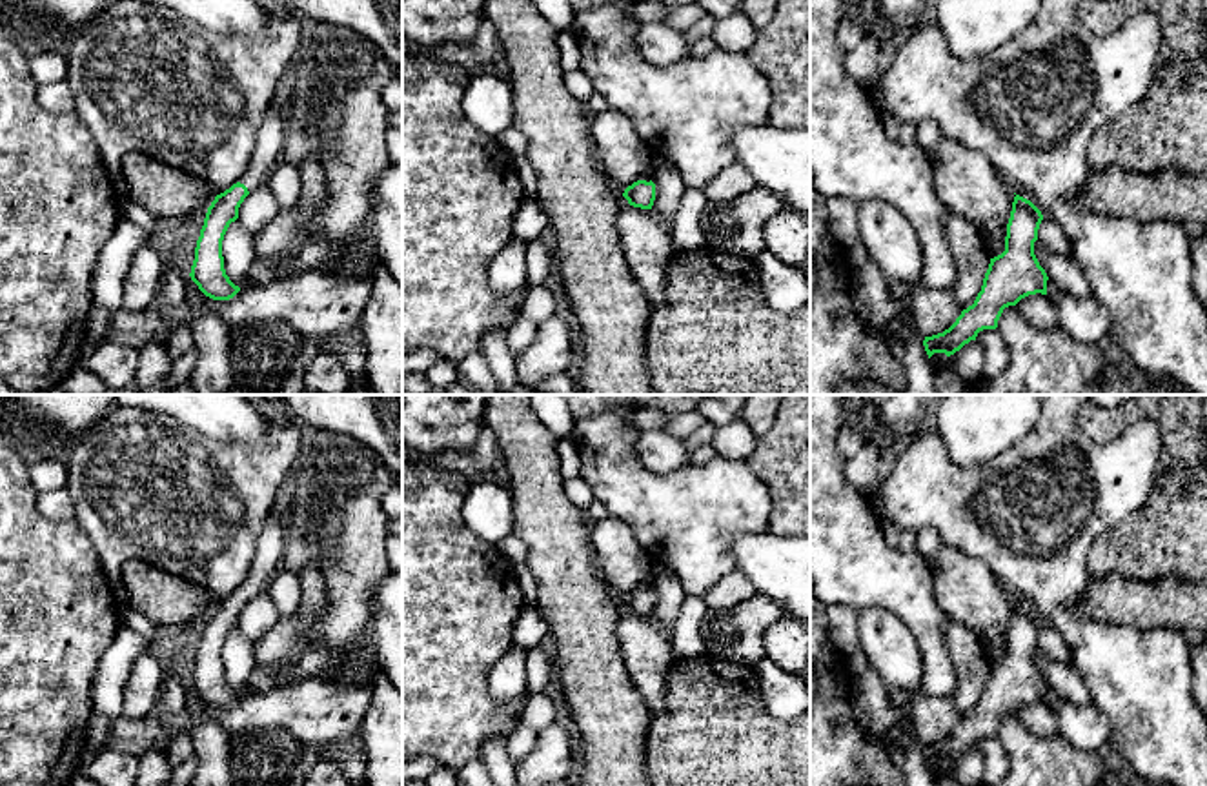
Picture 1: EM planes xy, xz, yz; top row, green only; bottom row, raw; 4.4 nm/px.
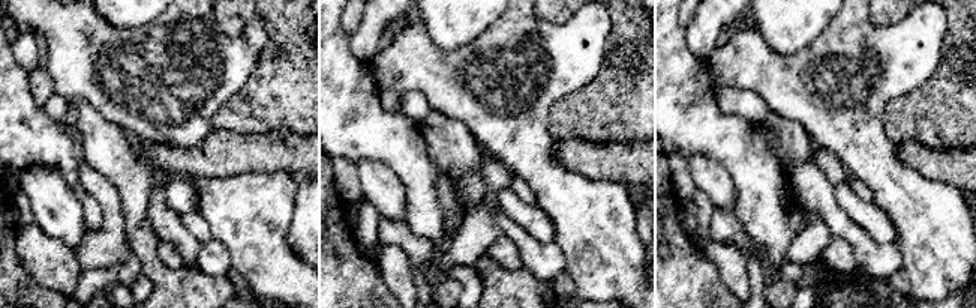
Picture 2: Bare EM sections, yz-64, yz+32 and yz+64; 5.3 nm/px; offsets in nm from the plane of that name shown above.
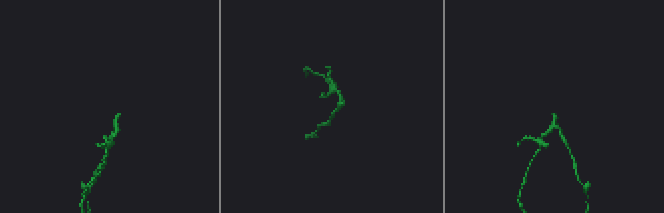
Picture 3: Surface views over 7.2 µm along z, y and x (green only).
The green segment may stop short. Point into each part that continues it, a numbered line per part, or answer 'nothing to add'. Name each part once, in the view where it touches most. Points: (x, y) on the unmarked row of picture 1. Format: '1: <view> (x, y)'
1: xy (270, 544)

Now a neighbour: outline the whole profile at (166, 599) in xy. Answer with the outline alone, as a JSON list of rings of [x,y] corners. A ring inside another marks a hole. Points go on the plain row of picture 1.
[[[142,559],[124,562],[120,580],[127,593],[126,606],[146,615],[157,628],[208,617],[217,604],[206,588]]]

